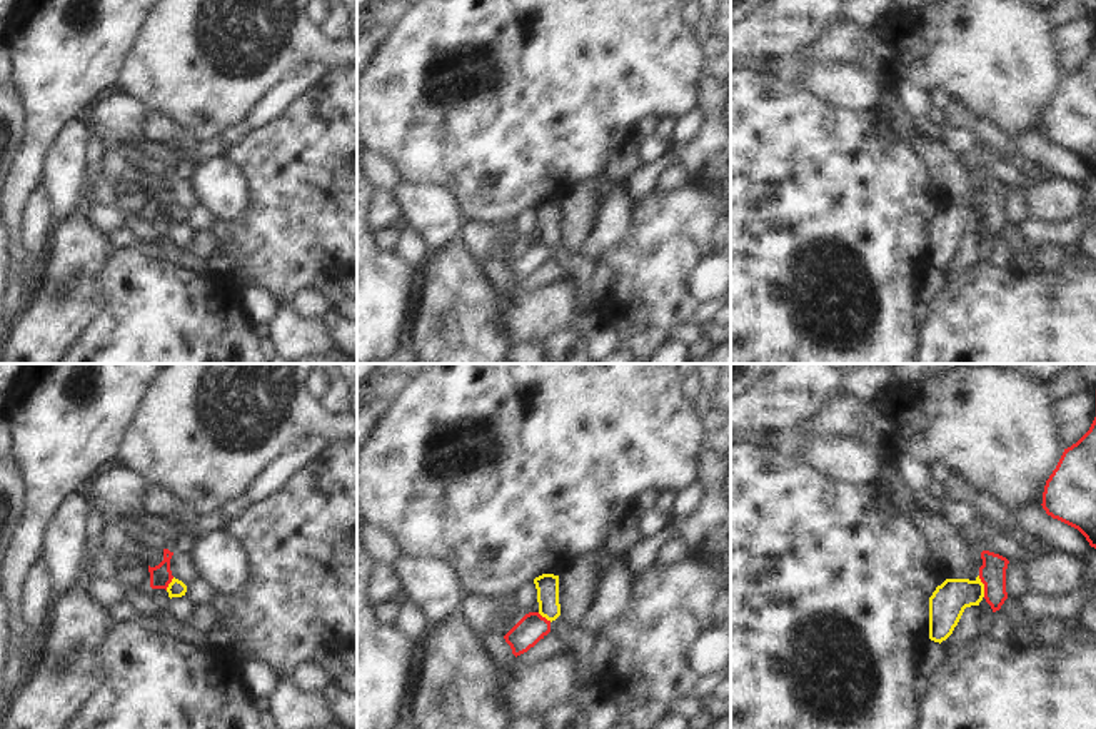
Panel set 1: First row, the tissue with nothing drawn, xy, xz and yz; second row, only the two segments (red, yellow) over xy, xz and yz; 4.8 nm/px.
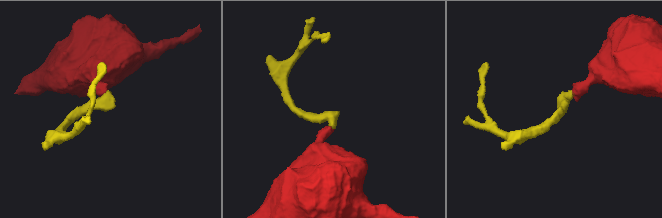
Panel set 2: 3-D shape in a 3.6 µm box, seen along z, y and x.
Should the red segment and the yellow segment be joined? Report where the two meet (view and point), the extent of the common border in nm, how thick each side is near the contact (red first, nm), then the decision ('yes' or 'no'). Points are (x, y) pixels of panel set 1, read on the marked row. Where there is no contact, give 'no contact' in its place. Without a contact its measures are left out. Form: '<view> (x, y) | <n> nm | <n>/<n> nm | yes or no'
yz (985, 586) | 110 nm | 130/170 nm | no

